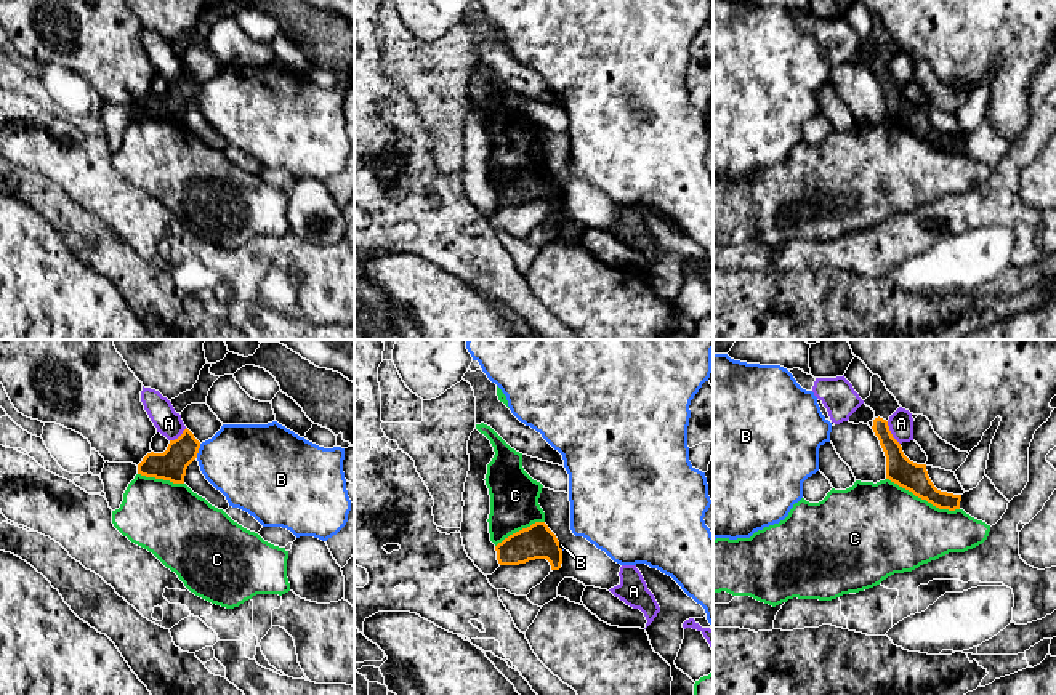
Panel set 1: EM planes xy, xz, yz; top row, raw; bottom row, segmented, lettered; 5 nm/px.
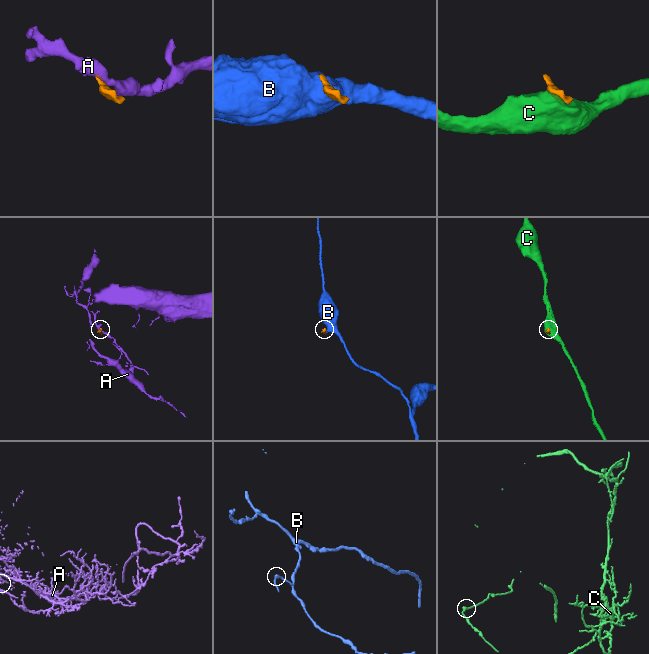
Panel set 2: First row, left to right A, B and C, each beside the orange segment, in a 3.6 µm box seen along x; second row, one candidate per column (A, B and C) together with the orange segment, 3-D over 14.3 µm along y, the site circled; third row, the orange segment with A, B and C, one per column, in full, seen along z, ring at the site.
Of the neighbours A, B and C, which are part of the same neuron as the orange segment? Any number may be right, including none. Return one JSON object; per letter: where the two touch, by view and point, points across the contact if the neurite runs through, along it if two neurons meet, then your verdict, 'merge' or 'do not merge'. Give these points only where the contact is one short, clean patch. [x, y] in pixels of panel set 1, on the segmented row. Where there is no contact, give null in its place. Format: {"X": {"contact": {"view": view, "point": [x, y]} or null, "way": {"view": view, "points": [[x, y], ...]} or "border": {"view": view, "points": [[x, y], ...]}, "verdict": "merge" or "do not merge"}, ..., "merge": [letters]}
{"A": {"contact": {"view": "yz", "point": [890, 433]}, "border": {"view": "yz", "points": [[886, 421], [891, 436], [899, 444]]}, "verdict": "do not merge"}, "B": {"contact": {"view": "xy", "point": [197, 450]}, "border": {"view": "xy", "points": [[201, 444], [196, 457]]}, "verdict": "do not merge"}, "C": {"contact": {"view": "yz", "point": [923, 498]}, "border": {"view": "yz", "points": [[886, 478], [939, 508], [959, 510]]}, "verdict": "do not merge"}, "merge": []}

